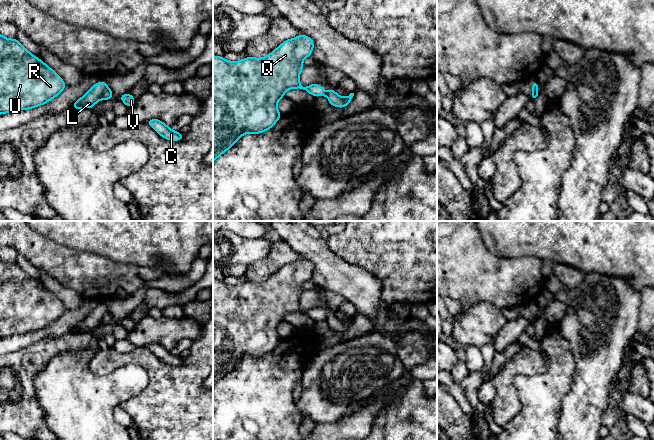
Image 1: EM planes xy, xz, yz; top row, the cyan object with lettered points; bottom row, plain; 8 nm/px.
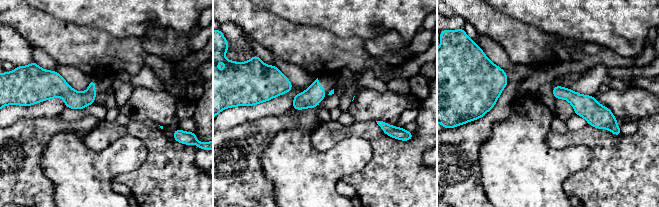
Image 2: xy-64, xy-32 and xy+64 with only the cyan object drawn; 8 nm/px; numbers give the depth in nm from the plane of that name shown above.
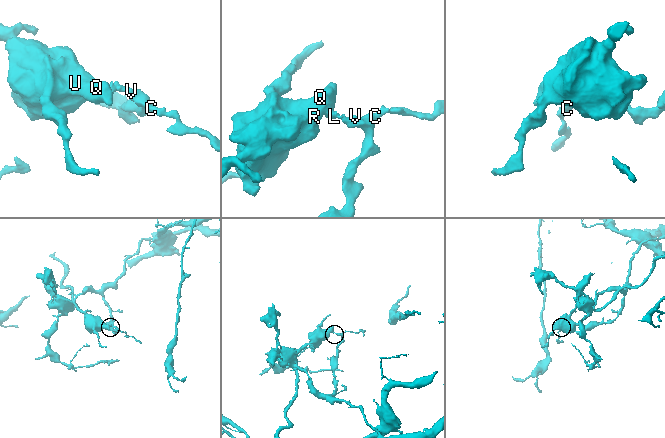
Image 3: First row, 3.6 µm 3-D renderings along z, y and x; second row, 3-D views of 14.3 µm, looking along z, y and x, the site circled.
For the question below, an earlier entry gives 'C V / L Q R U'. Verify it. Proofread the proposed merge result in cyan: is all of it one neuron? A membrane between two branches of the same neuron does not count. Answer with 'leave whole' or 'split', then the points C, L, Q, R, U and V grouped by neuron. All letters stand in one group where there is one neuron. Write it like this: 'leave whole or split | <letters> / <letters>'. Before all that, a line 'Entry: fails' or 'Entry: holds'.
Entry: holds
split | C V / L Q R U

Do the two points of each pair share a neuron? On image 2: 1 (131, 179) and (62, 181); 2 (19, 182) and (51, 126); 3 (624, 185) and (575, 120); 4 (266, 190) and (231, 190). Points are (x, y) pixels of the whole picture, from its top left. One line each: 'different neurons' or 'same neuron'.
1: different neurons
2: same neuron
3: different neurons
4: same neuron

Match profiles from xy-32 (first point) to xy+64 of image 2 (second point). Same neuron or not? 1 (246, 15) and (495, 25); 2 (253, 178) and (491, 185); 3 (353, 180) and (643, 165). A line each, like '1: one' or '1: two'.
1: one
2: two
3: one

